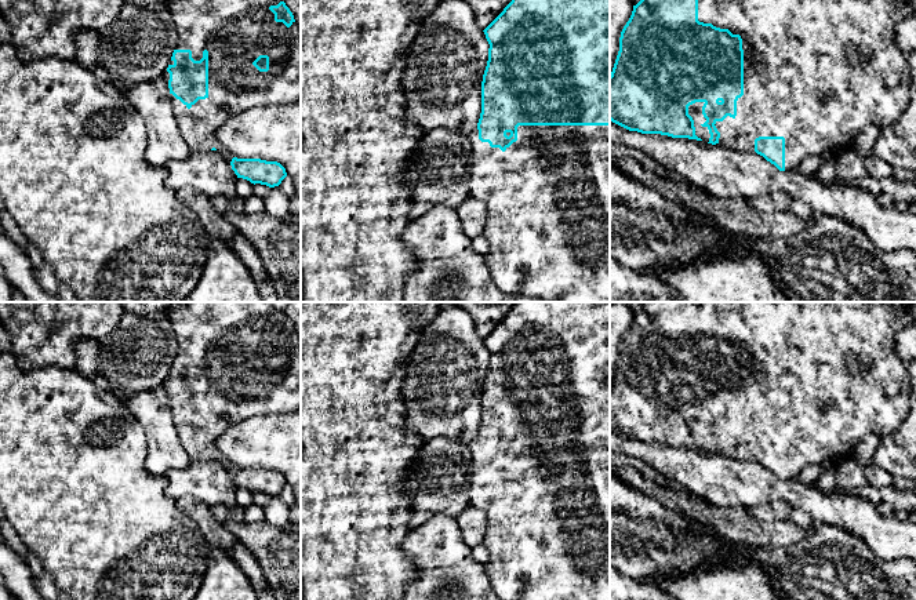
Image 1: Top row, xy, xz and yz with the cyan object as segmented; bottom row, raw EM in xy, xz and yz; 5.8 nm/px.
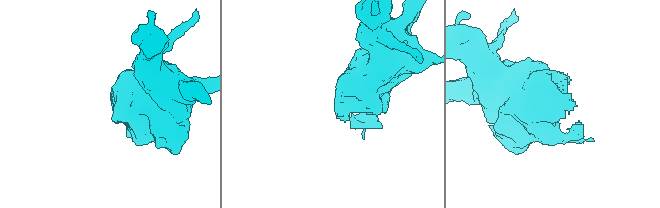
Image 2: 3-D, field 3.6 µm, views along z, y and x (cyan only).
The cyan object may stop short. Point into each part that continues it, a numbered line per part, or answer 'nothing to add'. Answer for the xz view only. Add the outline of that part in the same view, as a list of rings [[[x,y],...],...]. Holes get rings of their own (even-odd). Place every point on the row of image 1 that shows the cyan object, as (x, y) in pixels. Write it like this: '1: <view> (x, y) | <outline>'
1: xz (548, 195) | [[[519,126],[517,141],[505,152],[479,139],[477,127],[470,132],[473,164],[469,172],[469,197],[486,204],[487,222],[483,236],[490,244],[484,257],[495,286],[508,294],[541,297],[549,302],[610,302],[610,126]]]

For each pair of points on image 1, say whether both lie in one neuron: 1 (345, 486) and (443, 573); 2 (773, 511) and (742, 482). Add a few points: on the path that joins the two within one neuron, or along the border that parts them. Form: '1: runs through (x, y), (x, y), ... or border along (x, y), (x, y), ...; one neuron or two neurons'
1: border along (409, 531), (402, 544), (402, 551), (417, 568); two neurons
2: border along (749, 506), (784, 502), (791, 509); two neurons

